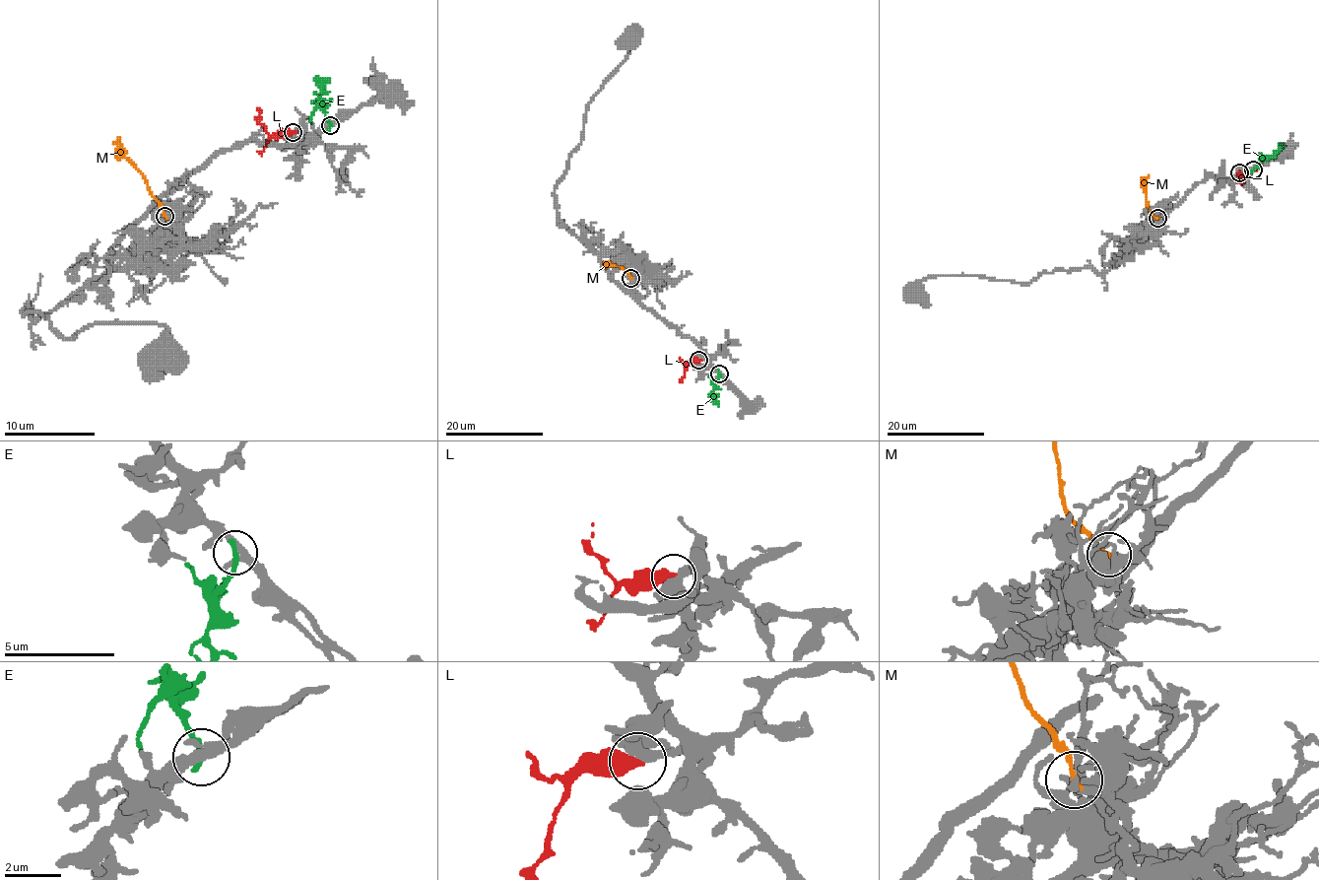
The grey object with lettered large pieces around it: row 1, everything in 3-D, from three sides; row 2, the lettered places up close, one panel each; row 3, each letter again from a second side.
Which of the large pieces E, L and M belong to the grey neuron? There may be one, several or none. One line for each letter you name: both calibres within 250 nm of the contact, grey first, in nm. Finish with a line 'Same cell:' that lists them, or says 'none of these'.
L: 360/500 nm
Same cell: L

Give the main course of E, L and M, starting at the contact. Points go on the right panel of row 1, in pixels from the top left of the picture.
E: (1253, 169), (1285, 145)
L: (1239, 173), (1244, 174), (1258, 167), (1259, 160)
M: (1157, 219), (1147, 206), (1145, 181), (1150, 175)

